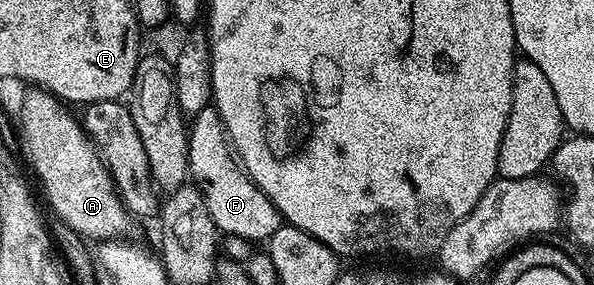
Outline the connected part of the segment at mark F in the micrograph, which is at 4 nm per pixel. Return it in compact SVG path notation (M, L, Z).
M208 104L193 116L189 122L188 132L190 142L188 143L188 159L190 160L190 177L193 184L198 186L199 191L204 195L204 203L208 203L208 215L212 215L212 223L218 228L219 234L226 237L239 237L248 243L254 241L269 242L271 235L283 225L278 208L256 187L256 183L242 168L237 156L232 152L232 146L226 135L226 128L220 119L218 110L213 104Z

